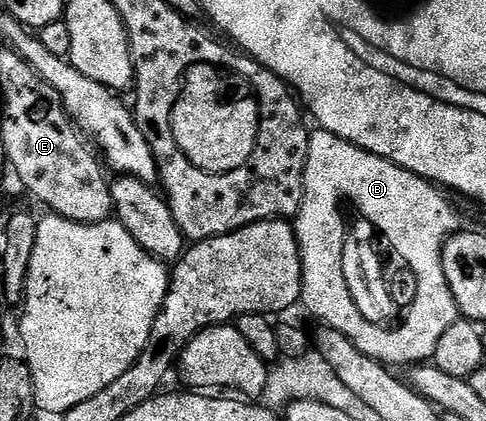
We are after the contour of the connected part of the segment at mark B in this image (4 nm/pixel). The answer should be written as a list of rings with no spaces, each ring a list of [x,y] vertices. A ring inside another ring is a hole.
[[[318,127],[311,132],[308,143],[308,159],[304,171],[304,199],[300,203],[300,211],[293,218],[294,233],[298,236],[298,250],[302,256],[302,299],[301,304],[327,329],[340,331],[340,335],[348,335],[352,343],[364,355],[376,359],[381,365],[413,367],[429,362],[436,351],[436,343],[440,343],[440,335],[452,327],[452,323],[460,320],[458,304],[452,295],[452,287],[448,287],[448,279],[444,279],[442,266],[442,244],[453,233],[459,232],[458,213],[454,205],[433,181],[426,181],[412,171],[400,167],[383,157],[372,155],[336,135],[332,131]],[[342,201],[351,201],[359,210],[361,217],[368,219],[379,234],[386,236],[386,241],[394,245],[398,253],[406,260],[408,268],[414,272],[414,281],[418,284],[418,294],[414,297],[414,306],[403,325],[393,327],[374,325],[364,315],[360,315],[360,307],[352,299],[352,291],[348,291],[346,268],[344,267],[344,243],[346,242],[347,218],[342,218]]]

